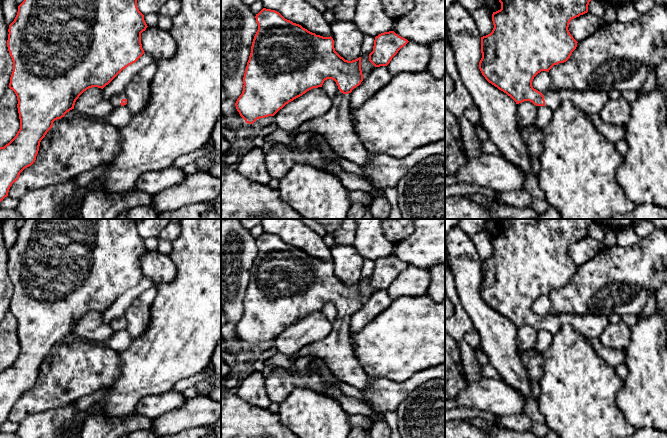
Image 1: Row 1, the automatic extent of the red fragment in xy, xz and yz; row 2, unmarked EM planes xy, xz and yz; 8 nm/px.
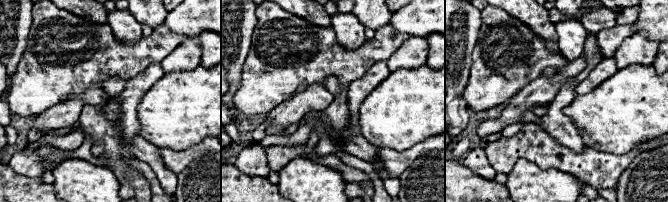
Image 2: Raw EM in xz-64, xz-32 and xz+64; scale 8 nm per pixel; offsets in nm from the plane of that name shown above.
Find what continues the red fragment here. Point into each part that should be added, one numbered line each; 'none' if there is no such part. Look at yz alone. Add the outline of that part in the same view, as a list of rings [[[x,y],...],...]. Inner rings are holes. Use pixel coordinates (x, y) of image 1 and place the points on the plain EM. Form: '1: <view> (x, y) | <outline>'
1: yz (591, 326) | [[[547,315],[542,317],[545,330],[554,334],[565,324],[570,324],[577,332],[588,338],[599,338],[605,327],[610,323],[607,316],[600,315]]]

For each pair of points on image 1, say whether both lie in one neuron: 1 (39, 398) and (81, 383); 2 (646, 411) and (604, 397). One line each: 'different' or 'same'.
1: same
2: different

